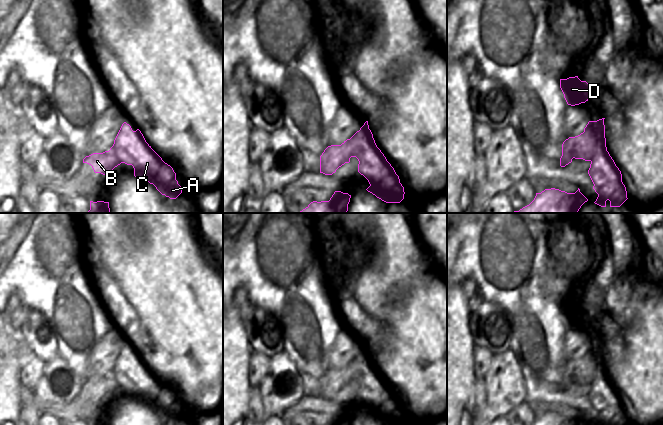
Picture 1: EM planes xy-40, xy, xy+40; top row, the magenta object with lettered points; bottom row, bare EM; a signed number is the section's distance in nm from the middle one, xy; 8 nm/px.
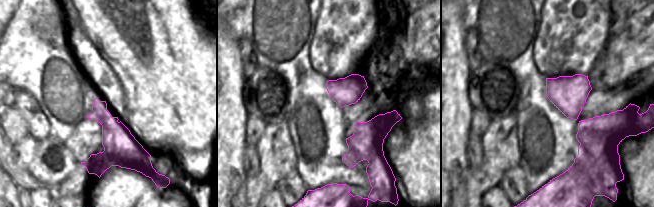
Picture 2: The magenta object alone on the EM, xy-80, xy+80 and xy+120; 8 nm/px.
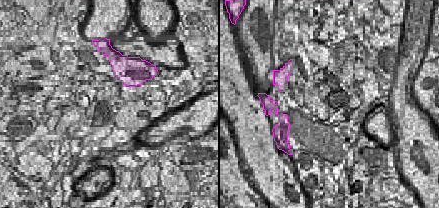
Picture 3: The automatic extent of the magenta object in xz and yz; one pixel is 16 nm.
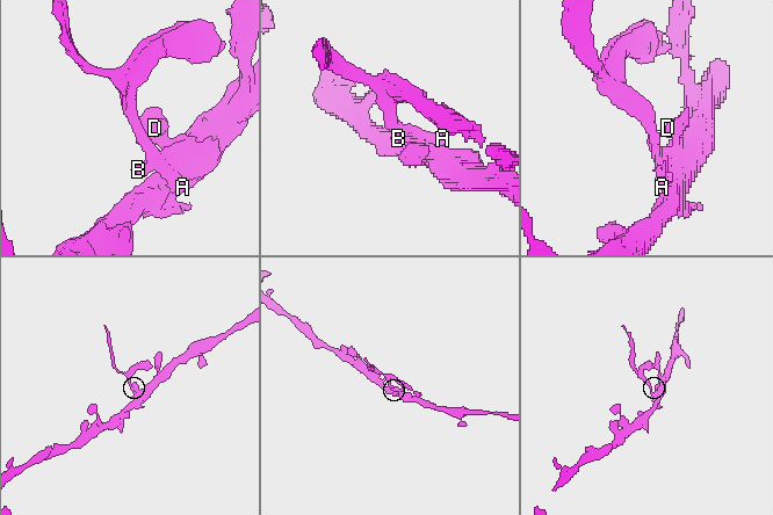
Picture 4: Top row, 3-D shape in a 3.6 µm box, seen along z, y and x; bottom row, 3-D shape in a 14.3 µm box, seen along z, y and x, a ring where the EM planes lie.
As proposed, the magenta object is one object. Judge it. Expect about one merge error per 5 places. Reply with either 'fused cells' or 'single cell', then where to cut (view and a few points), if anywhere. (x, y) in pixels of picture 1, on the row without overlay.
fused cells; cut xy-40 (112, 370), (115, 376), (125, 376), (131, 382), (132, 388)

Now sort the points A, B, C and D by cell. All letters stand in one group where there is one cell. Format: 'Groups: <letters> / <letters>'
Groups: A C / B D.

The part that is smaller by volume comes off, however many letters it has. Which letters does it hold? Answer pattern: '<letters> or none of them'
A, C

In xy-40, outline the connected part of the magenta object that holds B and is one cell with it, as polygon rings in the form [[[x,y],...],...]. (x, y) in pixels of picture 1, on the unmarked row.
[[[111,371],[109,375],[86,380],[83,387],[91,389],[95,397],[108,399],[121,387],[132,389],[132,382],[127,377],[115,377]]]

